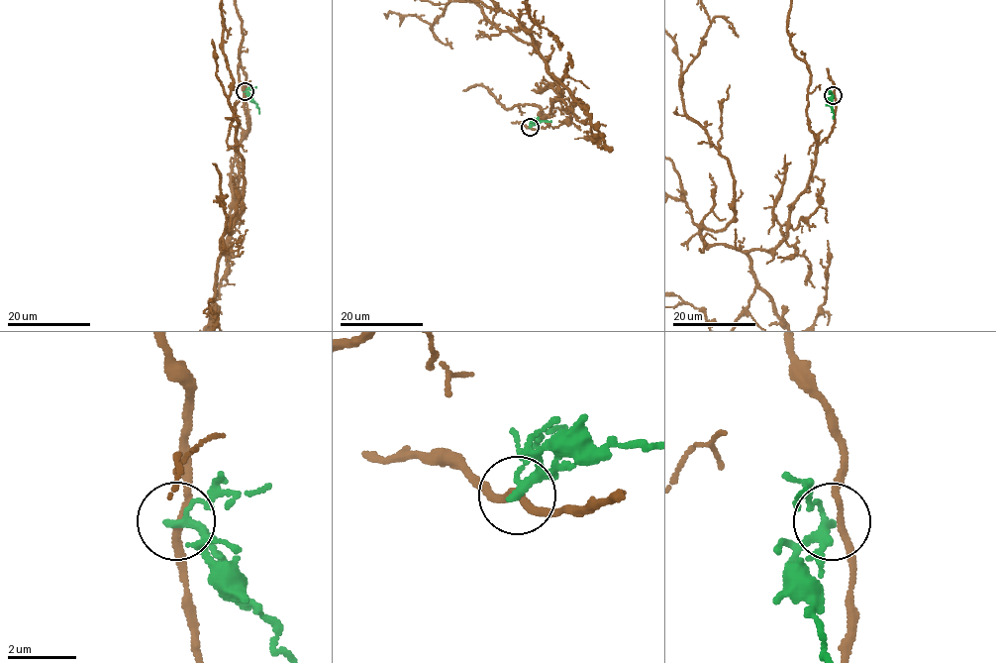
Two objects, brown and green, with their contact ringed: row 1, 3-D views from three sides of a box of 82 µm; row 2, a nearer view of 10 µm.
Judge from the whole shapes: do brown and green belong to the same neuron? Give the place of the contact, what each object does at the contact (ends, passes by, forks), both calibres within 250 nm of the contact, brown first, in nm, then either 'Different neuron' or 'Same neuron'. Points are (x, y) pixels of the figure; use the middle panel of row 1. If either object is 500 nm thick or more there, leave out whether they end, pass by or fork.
Place: (530, 127). At the ring brown passes by. At the ring green passes by. Thickness 180 nm (brown) against 200 nm. Different neuron

